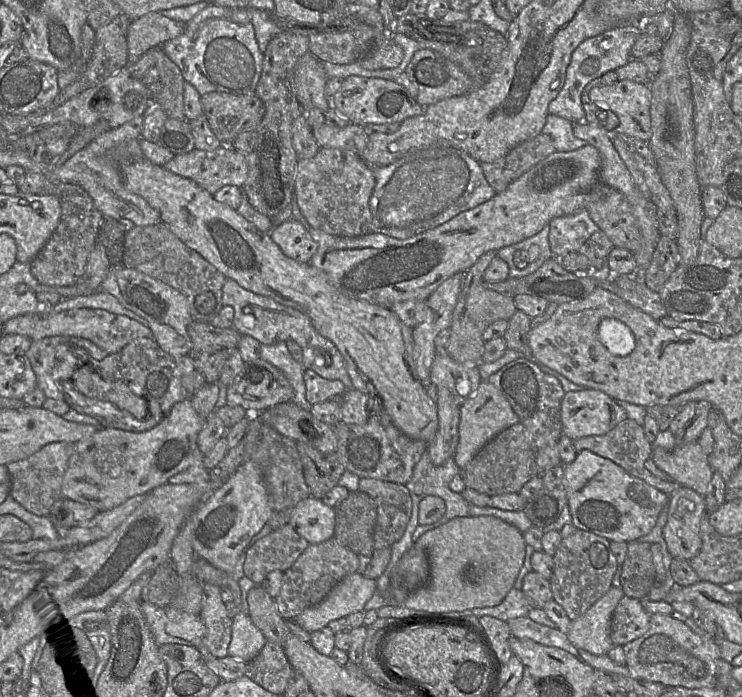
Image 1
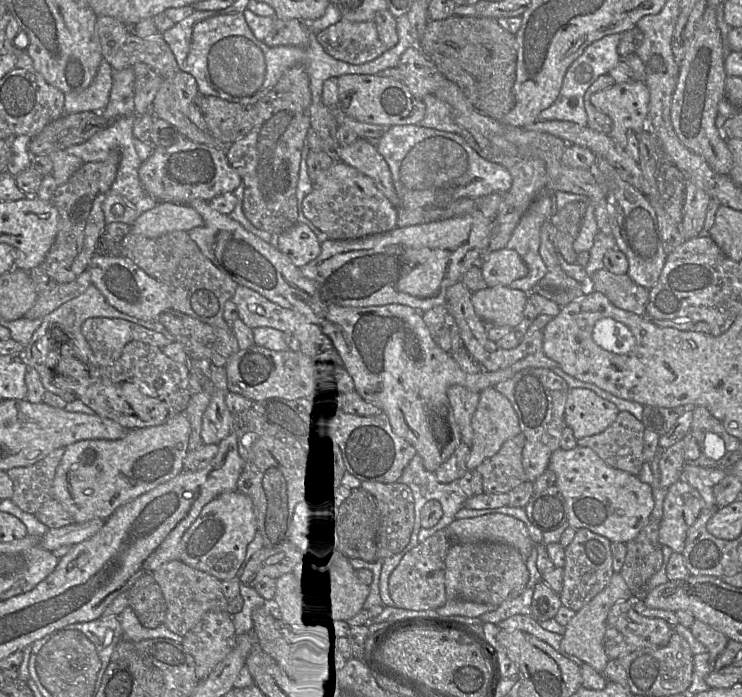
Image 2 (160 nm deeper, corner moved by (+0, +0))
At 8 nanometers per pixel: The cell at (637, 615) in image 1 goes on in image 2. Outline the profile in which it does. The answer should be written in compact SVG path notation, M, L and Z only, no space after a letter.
M623 600L608 613L603 645L609 659L618 659L638 649L667 645L673 630L664 619L643 616Z

